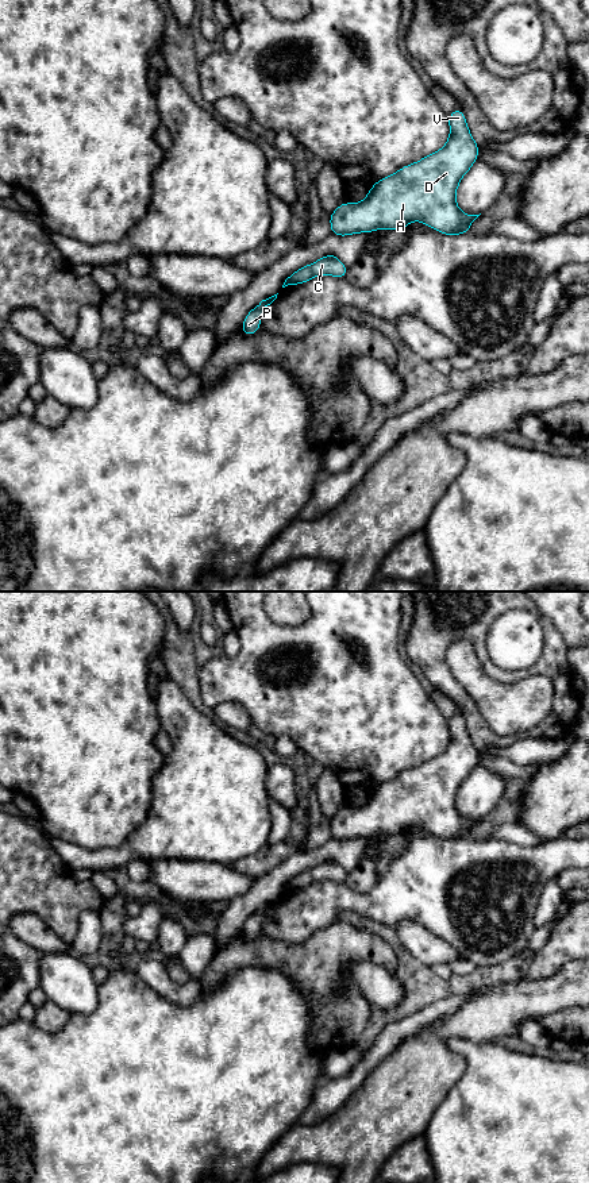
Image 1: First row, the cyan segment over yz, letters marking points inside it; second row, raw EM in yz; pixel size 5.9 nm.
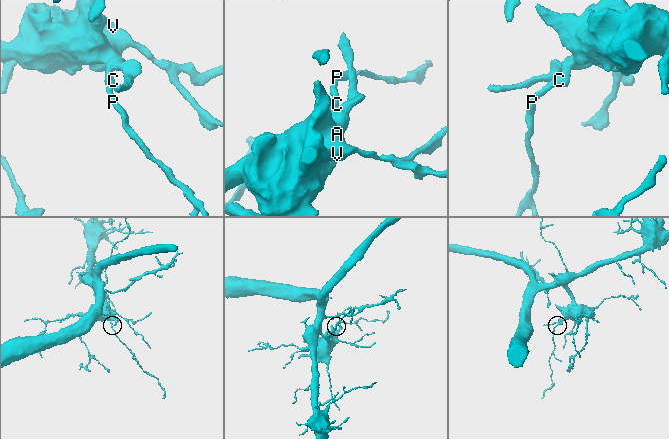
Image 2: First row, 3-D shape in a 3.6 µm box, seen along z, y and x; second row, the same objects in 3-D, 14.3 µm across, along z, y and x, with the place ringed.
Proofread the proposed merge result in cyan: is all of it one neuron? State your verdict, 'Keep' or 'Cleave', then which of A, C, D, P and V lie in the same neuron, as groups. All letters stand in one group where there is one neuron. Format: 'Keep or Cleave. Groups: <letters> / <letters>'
Keep. Groups: A C D P V

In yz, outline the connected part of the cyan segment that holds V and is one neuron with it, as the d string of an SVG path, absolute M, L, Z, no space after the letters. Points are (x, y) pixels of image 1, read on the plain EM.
M457 712L449 720L450 741L436 758L407 770L394 779L378 785L361 808L342 808L331 820L331 839L347 841L359 837L373 837L405 833L415 825L436 835L443 840L469 839L469 832L480 820L463 818L455 806L455 797L462 782L478 763L480 752L474 747L463 717Z

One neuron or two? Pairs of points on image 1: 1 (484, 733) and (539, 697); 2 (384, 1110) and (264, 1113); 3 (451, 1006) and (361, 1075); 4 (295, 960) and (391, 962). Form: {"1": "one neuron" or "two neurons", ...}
{"1": "two neurons", "2": "two neurons", "3": "one neuron", "4": "one neuron"}

